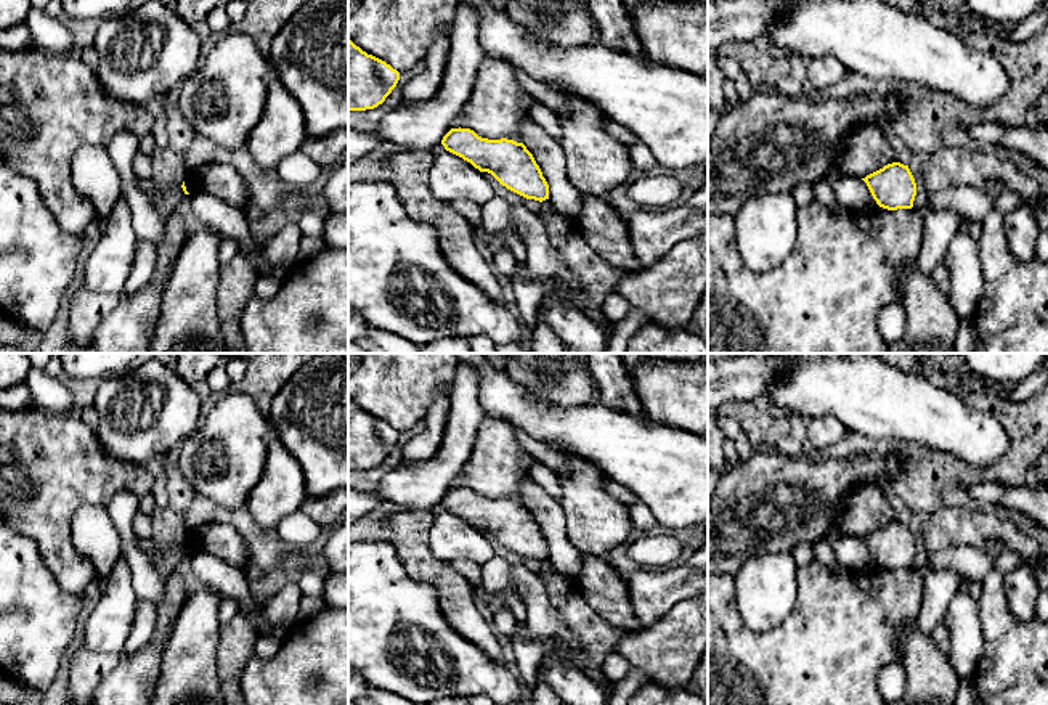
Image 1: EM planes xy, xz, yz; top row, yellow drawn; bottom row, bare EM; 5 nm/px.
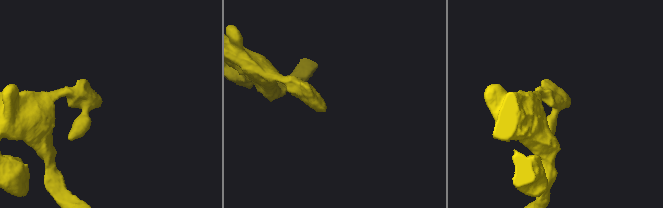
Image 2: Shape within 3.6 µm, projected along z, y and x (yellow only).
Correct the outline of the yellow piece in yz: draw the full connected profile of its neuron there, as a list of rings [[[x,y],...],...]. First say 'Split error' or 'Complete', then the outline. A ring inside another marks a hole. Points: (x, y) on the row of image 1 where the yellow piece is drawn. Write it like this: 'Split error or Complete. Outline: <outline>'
Complete. Outline: [[[892,162],[862,180],[879,207],[888,210],[913,207],[916,183],[908,165]]]

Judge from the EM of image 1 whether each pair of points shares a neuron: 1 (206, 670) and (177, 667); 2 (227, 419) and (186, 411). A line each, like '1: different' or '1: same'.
1: same
2: different

